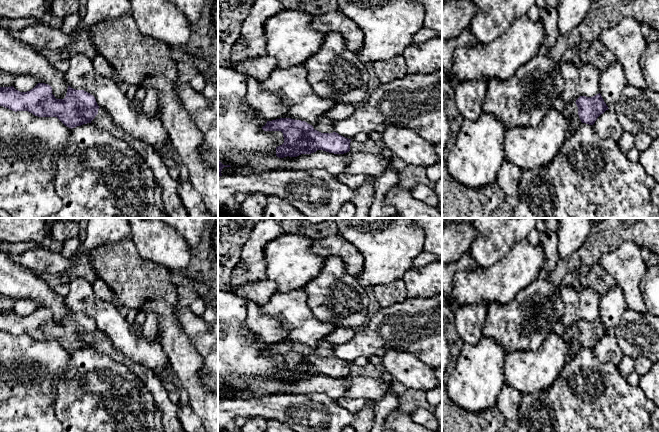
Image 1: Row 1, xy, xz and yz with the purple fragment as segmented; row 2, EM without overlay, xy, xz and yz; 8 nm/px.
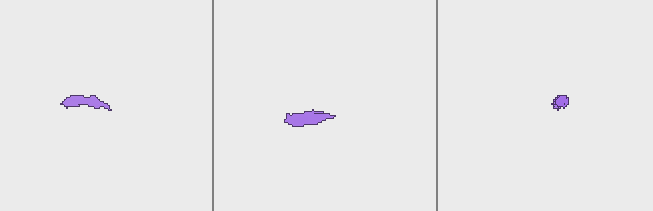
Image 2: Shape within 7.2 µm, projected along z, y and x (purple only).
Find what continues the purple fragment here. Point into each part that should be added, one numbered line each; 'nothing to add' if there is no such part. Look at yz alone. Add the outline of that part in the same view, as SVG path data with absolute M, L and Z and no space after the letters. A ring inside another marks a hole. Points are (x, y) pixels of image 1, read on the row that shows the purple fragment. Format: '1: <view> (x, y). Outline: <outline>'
1: yz (571, 111). Outline: M576 103L567 105L564 114L569 120L569 132L574 132L582 124L578 115L578 107Z

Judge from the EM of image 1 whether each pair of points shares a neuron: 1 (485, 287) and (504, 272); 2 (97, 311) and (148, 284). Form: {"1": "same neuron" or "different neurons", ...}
{"1": "same neuron", "2": "different neurons"}

